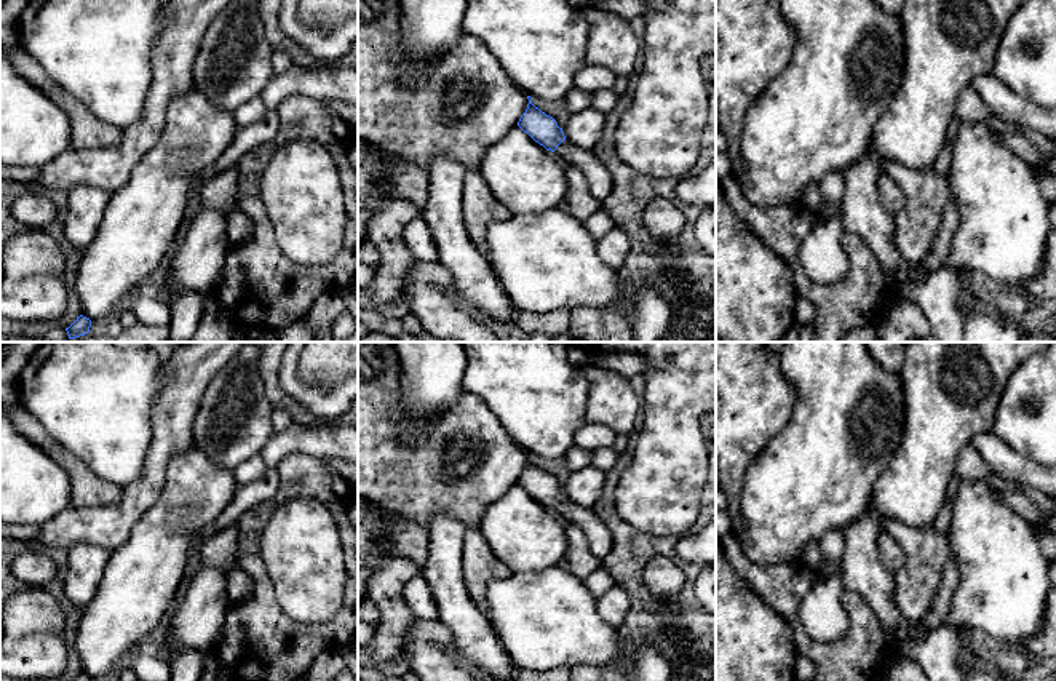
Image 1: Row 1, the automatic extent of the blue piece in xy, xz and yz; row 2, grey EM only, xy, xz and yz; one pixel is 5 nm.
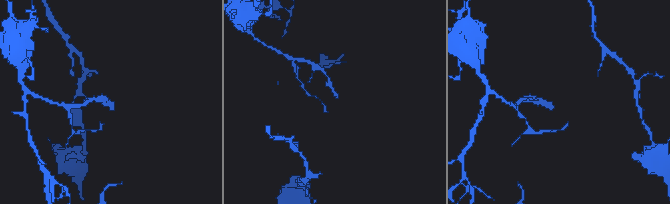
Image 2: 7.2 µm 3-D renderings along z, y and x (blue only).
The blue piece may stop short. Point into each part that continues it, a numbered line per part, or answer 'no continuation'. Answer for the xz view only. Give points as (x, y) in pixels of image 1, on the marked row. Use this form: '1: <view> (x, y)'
1: xz (599, 179)

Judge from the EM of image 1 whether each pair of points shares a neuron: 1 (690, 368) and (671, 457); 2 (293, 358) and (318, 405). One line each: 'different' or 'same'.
1: same
2: same

